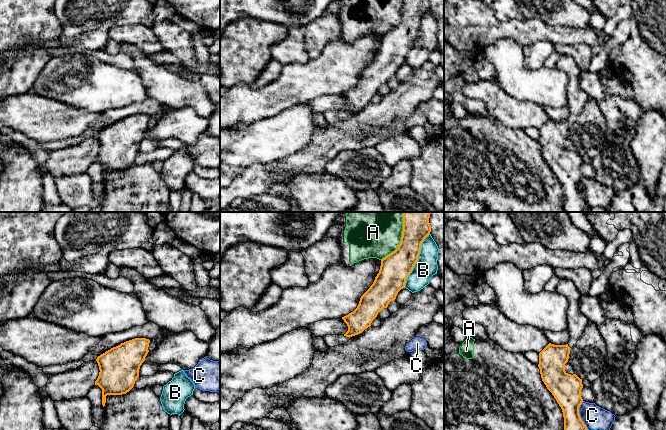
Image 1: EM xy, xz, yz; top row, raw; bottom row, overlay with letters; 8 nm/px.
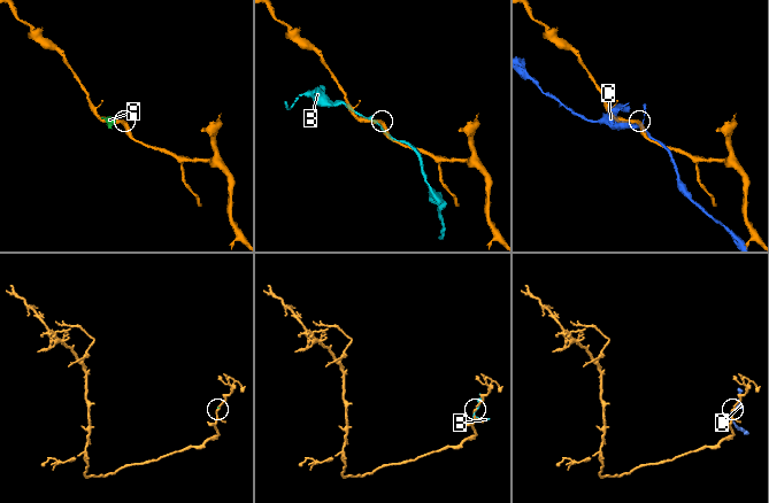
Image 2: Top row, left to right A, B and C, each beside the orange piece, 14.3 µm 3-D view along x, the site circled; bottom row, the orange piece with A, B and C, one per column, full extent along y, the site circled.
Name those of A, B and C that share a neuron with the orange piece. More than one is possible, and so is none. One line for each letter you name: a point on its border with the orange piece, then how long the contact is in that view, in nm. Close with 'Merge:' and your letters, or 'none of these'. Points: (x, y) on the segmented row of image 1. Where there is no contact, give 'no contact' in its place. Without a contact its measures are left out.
Merge: none of these

